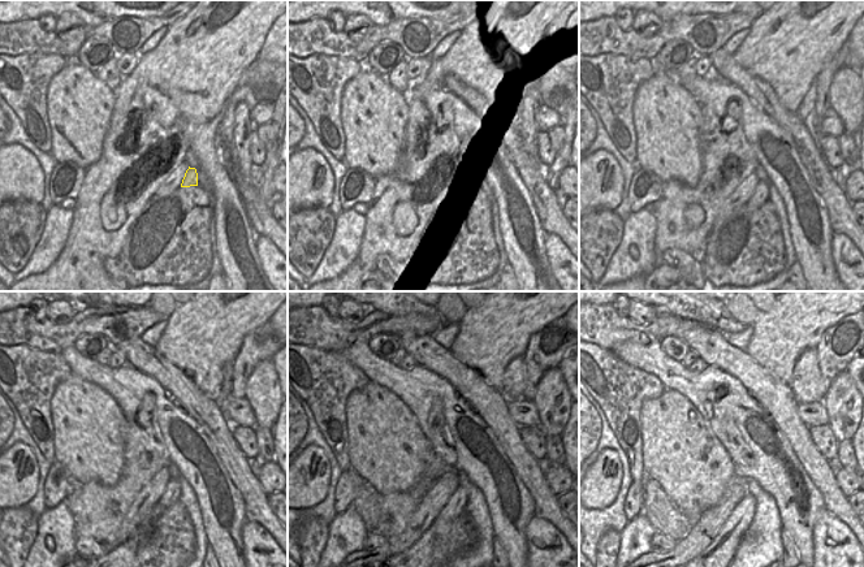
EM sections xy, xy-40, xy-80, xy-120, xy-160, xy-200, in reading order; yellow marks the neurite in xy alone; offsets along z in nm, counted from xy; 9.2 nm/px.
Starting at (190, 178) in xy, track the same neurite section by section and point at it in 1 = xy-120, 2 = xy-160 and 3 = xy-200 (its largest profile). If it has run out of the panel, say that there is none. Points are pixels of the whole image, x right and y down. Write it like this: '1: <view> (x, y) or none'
1: xy-120 (171, 496)
2: xy-160 (419, 555)
3: xy-200 (717, 555)

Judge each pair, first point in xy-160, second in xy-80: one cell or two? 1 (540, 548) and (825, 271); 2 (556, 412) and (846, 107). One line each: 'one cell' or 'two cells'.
1: two cells
2: one cell

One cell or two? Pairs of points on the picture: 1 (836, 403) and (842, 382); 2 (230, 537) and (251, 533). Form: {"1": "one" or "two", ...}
{"1": "one", "2": "two"}

